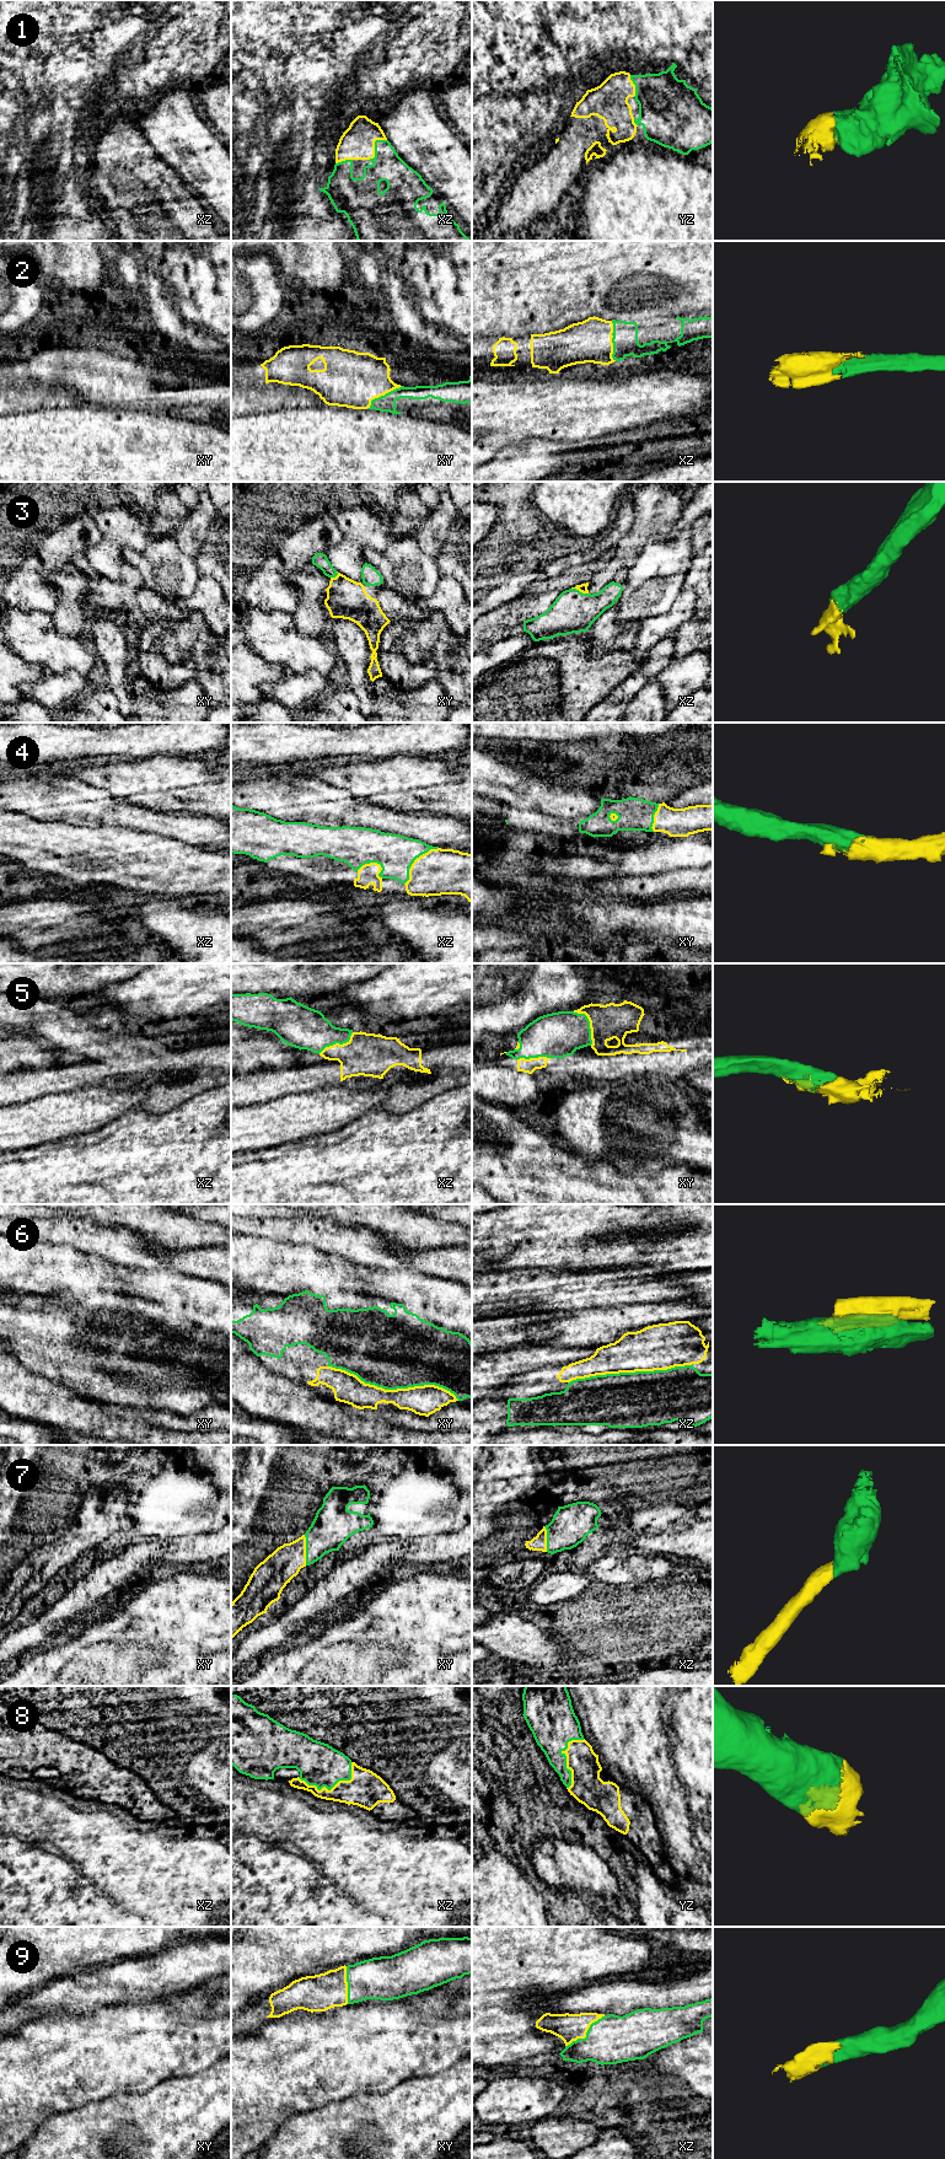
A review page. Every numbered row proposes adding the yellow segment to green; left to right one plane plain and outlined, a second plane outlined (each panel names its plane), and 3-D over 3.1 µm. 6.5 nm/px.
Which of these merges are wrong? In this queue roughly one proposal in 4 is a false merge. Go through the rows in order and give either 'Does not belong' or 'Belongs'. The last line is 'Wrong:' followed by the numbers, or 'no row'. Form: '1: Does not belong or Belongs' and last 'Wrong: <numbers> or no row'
1: Belongs
2: Belongs
3: Belongs
4: Belongs
5: Belongs
6: Belongs
7: Belongs
8: Belongs
9: Belongs
Wrong: no row

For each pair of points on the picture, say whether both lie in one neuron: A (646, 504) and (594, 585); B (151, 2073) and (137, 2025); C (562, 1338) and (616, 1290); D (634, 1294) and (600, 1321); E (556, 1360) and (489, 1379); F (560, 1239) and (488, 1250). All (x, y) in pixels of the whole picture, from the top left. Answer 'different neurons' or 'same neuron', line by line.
A: same neuron
B: same neuron
C: different neurons
D: different neurons
E: same neuron
F: different neurons

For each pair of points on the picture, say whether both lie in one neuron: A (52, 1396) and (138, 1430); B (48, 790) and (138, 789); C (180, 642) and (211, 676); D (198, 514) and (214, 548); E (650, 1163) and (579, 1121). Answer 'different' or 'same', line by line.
A: same
B: different
C: same
D: different
E: same

